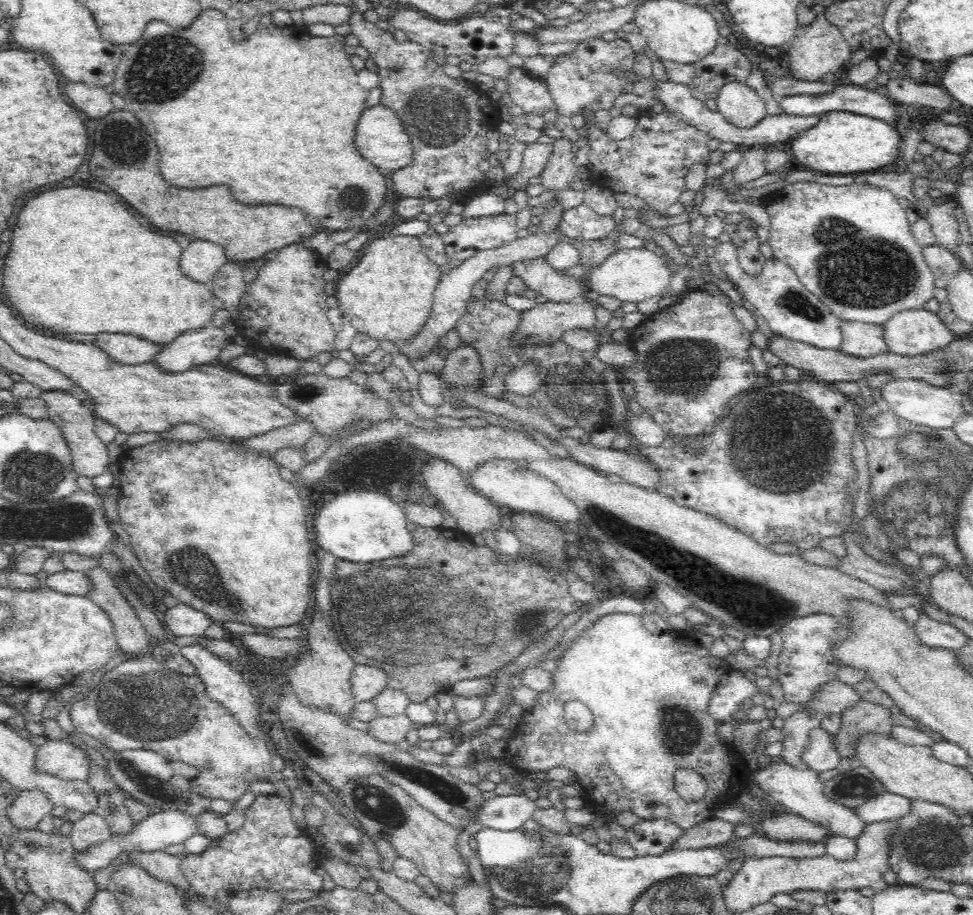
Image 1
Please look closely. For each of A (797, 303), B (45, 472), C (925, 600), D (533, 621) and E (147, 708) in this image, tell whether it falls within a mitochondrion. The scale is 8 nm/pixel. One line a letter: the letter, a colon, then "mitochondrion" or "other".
A: mitochondrion
B: mitochondrion
C: other
D: mitochondrion
E: mitochondrion

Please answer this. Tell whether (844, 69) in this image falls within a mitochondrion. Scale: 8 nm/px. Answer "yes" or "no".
no

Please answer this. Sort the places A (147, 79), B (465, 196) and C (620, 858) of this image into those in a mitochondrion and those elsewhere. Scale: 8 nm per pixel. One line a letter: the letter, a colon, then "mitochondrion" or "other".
A: mitochondrion
B: other
C: other

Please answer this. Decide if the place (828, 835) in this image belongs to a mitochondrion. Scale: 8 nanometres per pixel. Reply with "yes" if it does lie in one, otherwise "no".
no

